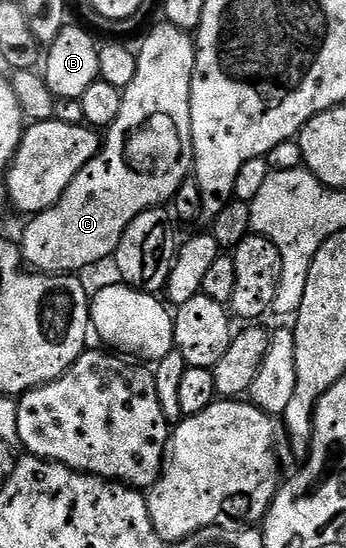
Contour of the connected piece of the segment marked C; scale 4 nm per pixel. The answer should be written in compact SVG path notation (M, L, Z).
M160 22L144 38L143 45L137 48L137 74L133 78L133 82L129 82L129 86L122 89L123 105L121 106L121 114L117 114L117 122L113 122L113 126L106 129L105 141L102 143L99 152L79 171L77 178L73 178L73 182L69 182L65 194L61 194L61 198L53 207L46 208L43 212L32 215L28 219L31 221L28 222L27 229L23 232L21 251L24 261L32 269L44 274L79 274L82 273L82 268L91 270L102 259L114 257L115 251L119 248L121 238L125 234L127 227L133 222L133 218L137 218L142 212L148 212L151 208L158 208L166 205L168 202L174 201L177 190L181 190L183 183L192 175L195 163L193 142L191 141L191 79L195 73L195 41L196 37L192 33L181 30L177 26L166 22Z

